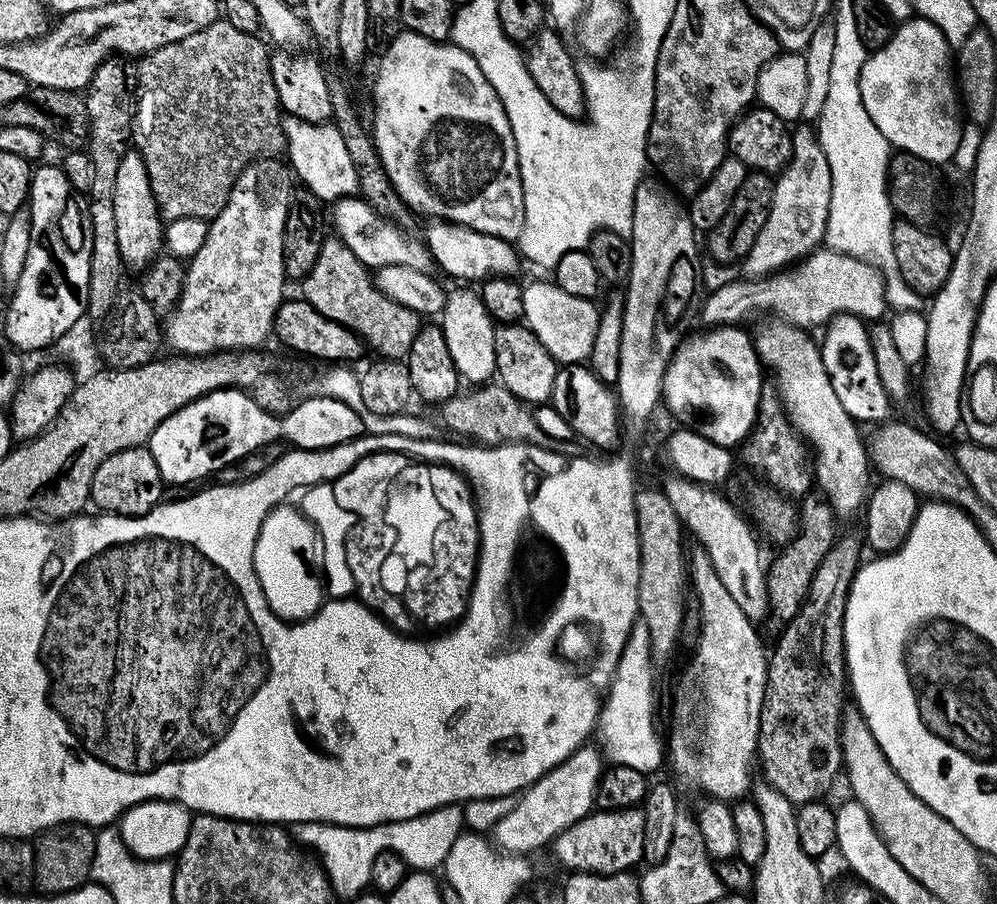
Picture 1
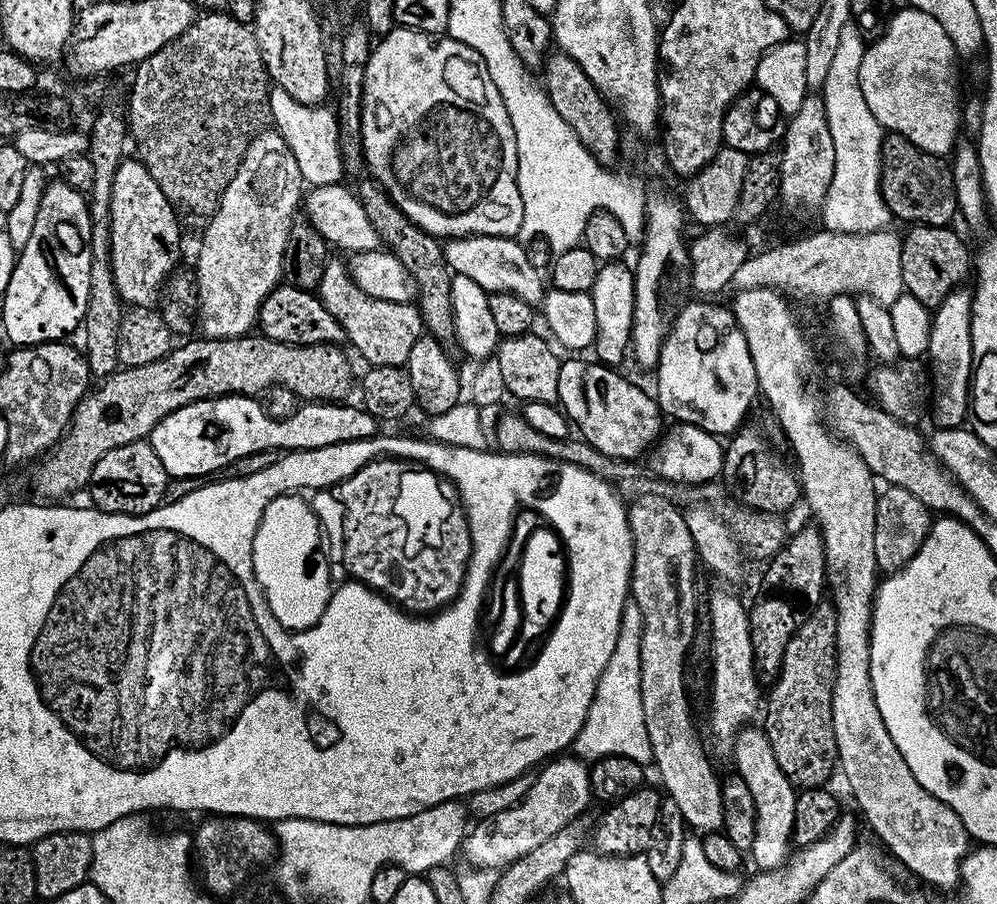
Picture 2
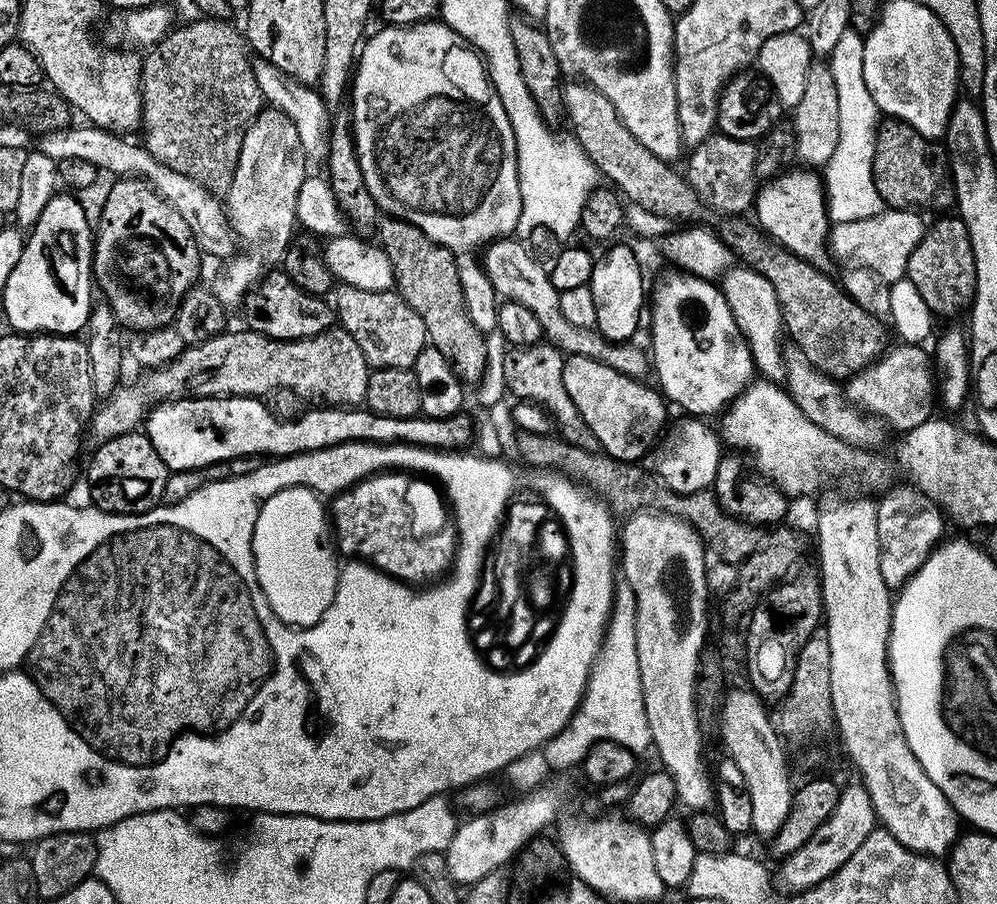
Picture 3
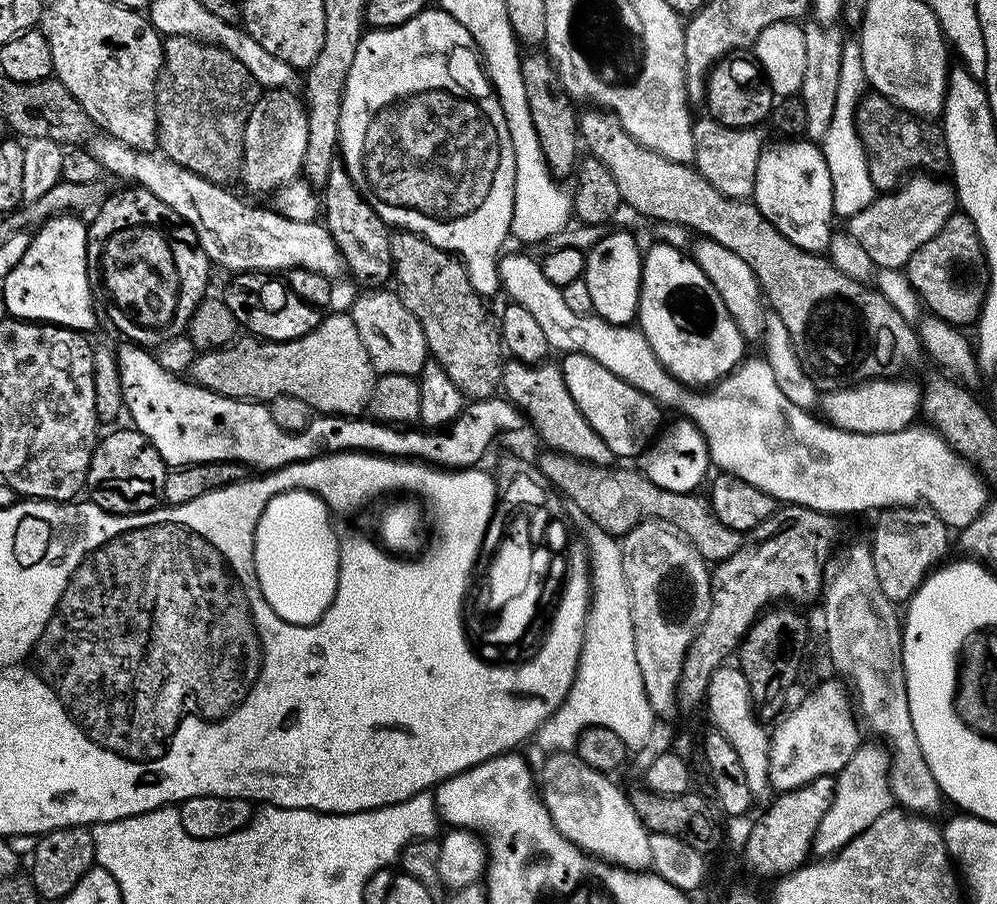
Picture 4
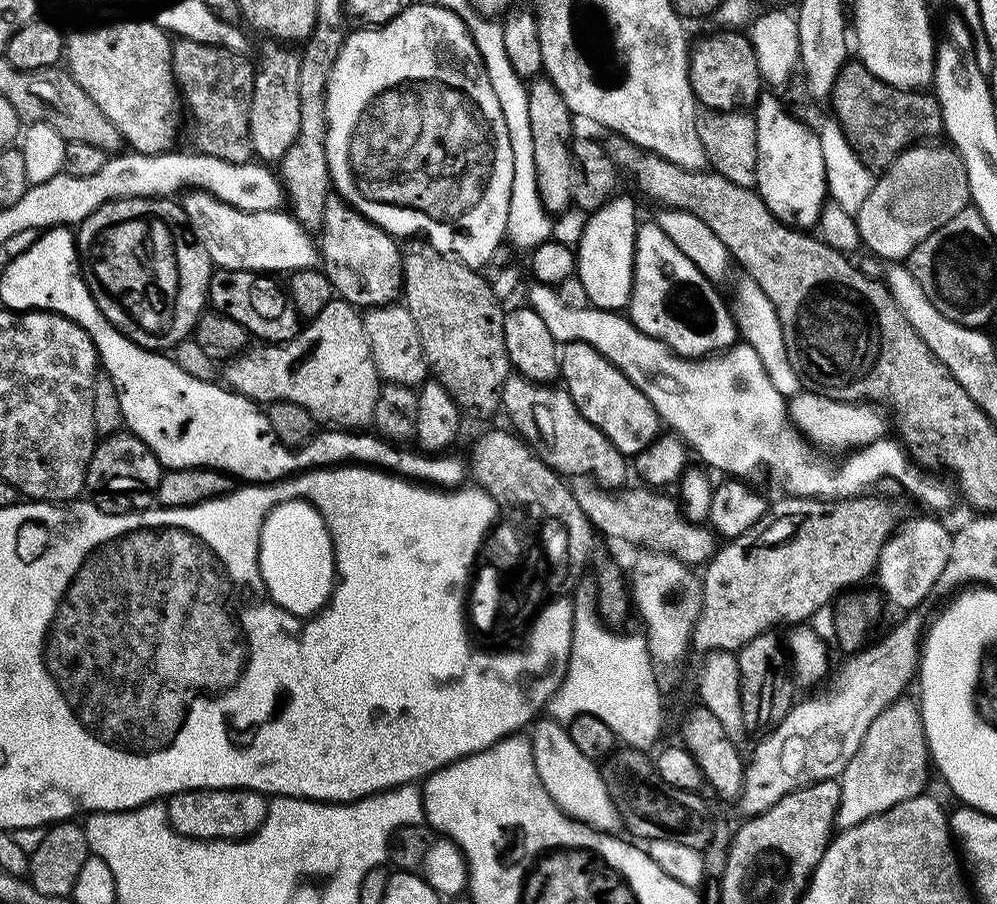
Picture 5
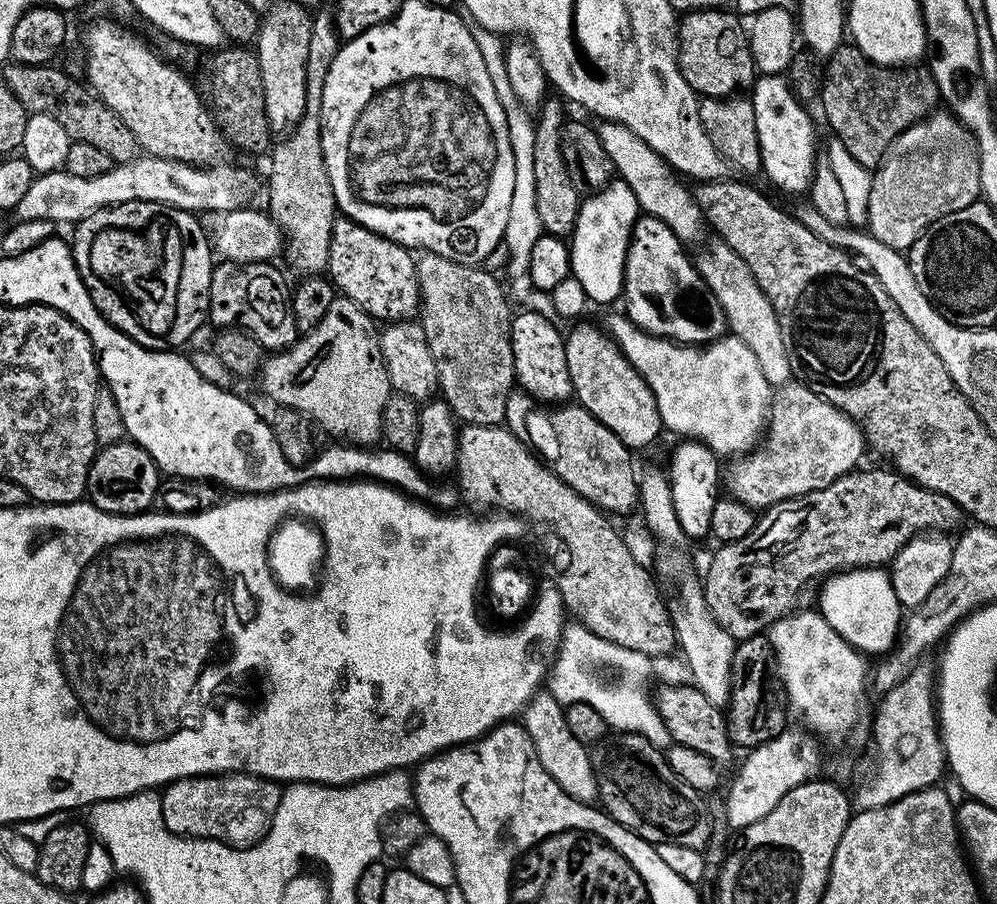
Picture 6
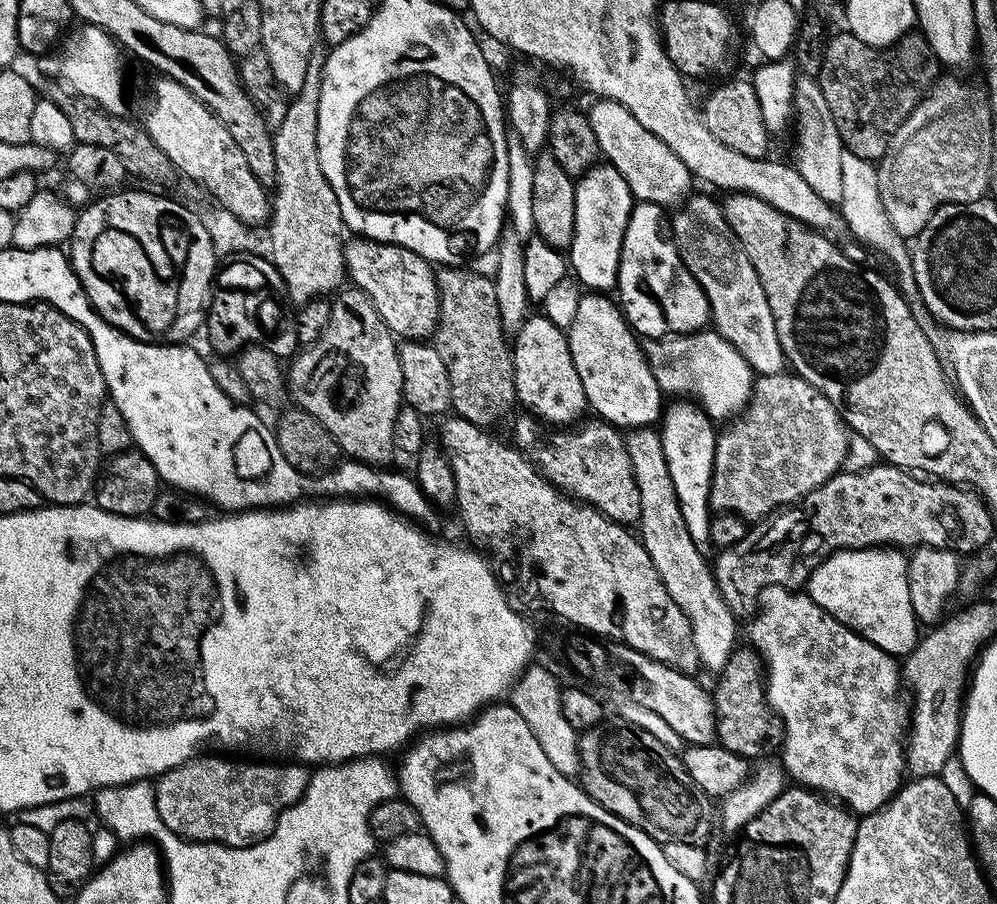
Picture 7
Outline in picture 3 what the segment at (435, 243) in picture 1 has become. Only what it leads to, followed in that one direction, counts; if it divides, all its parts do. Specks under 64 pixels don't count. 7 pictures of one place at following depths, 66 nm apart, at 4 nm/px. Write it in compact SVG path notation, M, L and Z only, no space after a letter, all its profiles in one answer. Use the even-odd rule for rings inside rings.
M501 238L493 240L491 244L483 249L484 260L482 267L490 282L494 286L497 297L504 300L513 300L526 310L531 310L537 316L538 322L542 322L542 330L545 337L551 343L555 344L561 352L573 356L589 356L595 360L601 360L606 366L618 370L624 376L634 376L644 378L649 375L650 360L640 348L635 348L635 343L608 343L600 332L592 328L579 328L566 318L560 309L560 294L548 277L548 268L540 265L522 245L516 241L516 238Z

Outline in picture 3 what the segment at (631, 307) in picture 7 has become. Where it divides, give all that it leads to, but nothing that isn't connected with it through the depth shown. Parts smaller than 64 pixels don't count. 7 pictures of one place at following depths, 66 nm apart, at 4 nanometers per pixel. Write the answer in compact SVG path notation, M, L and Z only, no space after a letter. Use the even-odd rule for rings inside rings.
M672 270L672 273L670 273L669 276L664 276L661 278L660 281L657 282L656 289L654 289L653 292L651 289L650 308L651 308L651 304L652 304L652 352L651 352L651 348L650 348L650 364L651 364L651 367L654 369L654 376L655 376L655 372L656 372L657 382L655 381L655 383L658 385L659 391L662 393L665 401L667 401L667 403L672 406L675 406L675 404L677 404L677 406L680 407L682 411L684 411L681 413L687 414L689 417L692 417L692 418L712 418L712 417L708 417L708 416L714 415L713 417L715 417L717 414L723 413L724 409L727 408L728 405L731 404L732 401L735 400L736 397L739 396L740 393L743 392L744 389L747 388L748 385L751 384L754 379L754 365L752 363L752 352L750 349L748 349L748 343L746 342L746 338L738 330L738 322L734 318L734 314L732 313L732 311L730 310L730 306L726 302L726 298L724 297L723 291L721 291L721 289L719 287L717 287L717 285L715 283L713 283L713 281L703 280L701 277L688 275L688 273L685 271Z

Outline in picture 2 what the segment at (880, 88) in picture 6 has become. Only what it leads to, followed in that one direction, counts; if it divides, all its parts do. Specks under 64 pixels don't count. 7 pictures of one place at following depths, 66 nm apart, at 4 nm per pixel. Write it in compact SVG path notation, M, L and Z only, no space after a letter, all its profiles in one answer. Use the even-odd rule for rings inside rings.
M888 134L885 135L884 141L882 142L882 146L880 147L880 193L886 202L889 213L891 213L895 219L897 216L898 219L905 220L905 225L908 226L925 224L926 226L938 226L939 228L946 228L953 223L951 220L954 218L957 219L958 216L958 209L956 206L956 187L952 181L952 169L950 167L949 161L945 159L944 156L936 156L933 153L927 153L926 150L920 149L914 144L914 142L908 141L904 136Z

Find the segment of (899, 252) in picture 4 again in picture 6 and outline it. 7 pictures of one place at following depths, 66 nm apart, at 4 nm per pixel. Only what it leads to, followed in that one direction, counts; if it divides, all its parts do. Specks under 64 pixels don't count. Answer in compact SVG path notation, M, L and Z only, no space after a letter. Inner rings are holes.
M947 110L941 112L933 111L923 122L919 124L911 124L902 134L898 134L898 138L894 138L894 142L890 142L890 146L886 150L886 154L880 159L880 163L876 165L872 172L872 185L870 186L870 198L868 199L868 222L867 231L872 233L874 238L878 238L878 242L884 242L886 246L907 250L911 248L914 241L920 237L923 232L931 226L938 218L942 218L946 214L954 214L954 210L962 210L962 206L970 206L975 200L981 199L980 194L980 175L978 174L978 162L980 156L976 153L976 141L972 139L971 132Z

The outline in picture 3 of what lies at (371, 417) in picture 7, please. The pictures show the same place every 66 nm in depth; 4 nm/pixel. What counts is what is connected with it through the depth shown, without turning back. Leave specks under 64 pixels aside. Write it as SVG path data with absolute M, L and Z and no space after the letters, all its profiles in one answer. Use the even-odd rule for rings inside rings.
M333 326L327 332L305 340L272 340L260 332L243 331L225 330L201 344L189 344L184 352L178 354L178 358L174 358L169 364L145 371L141 380L136 380L133 384L121 382L110 395L99 401L98 407L93 411L90 417L90 436L93 436L96 442L103 442L118 438L119 435L126 435L128 432L135 432L145 423L149 411L157 404L185 398L194 400L211 396L264 398L269 392L285 388L294 390L294 394L298 394L306 402L319 402L324 406L364 404L370 365L366 362L362 350L358 350L358 342L354 342L354 338L350 338L350 334L343 328Z

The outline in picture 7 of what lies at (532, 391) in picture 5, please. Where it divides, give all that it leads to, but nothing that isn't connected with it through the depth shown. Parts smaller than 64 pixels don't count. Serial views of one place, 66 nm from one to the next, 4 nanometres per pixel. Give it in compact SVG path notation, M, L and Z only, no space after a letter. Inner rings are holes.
M531 414L523 415L516 420L515 447L555 488L581 504L597 508L615 524L632 526L639 521L642 514L639 488L625 437L617 429L599 418L592 418L585 428L557 430L552 426L545 427Z

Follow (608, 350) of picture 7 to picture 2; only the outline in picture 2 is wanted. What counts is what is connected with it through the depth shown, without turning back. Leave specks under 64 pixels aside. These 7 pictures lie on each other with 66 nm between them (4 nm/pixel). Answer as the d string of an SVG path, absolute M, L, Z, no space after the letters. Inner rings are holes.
M565 359L558 370L558 404L565 416L568 417L571 427L576 428L579 435L594 450L606 454L610 458L619 460L639 461L640 455L647 453L662 435L660 420L662 413L659 404L651 395L648 396L636 384L631 384L624 376L619 376L615 367L608 367L599 362L588 360Z

